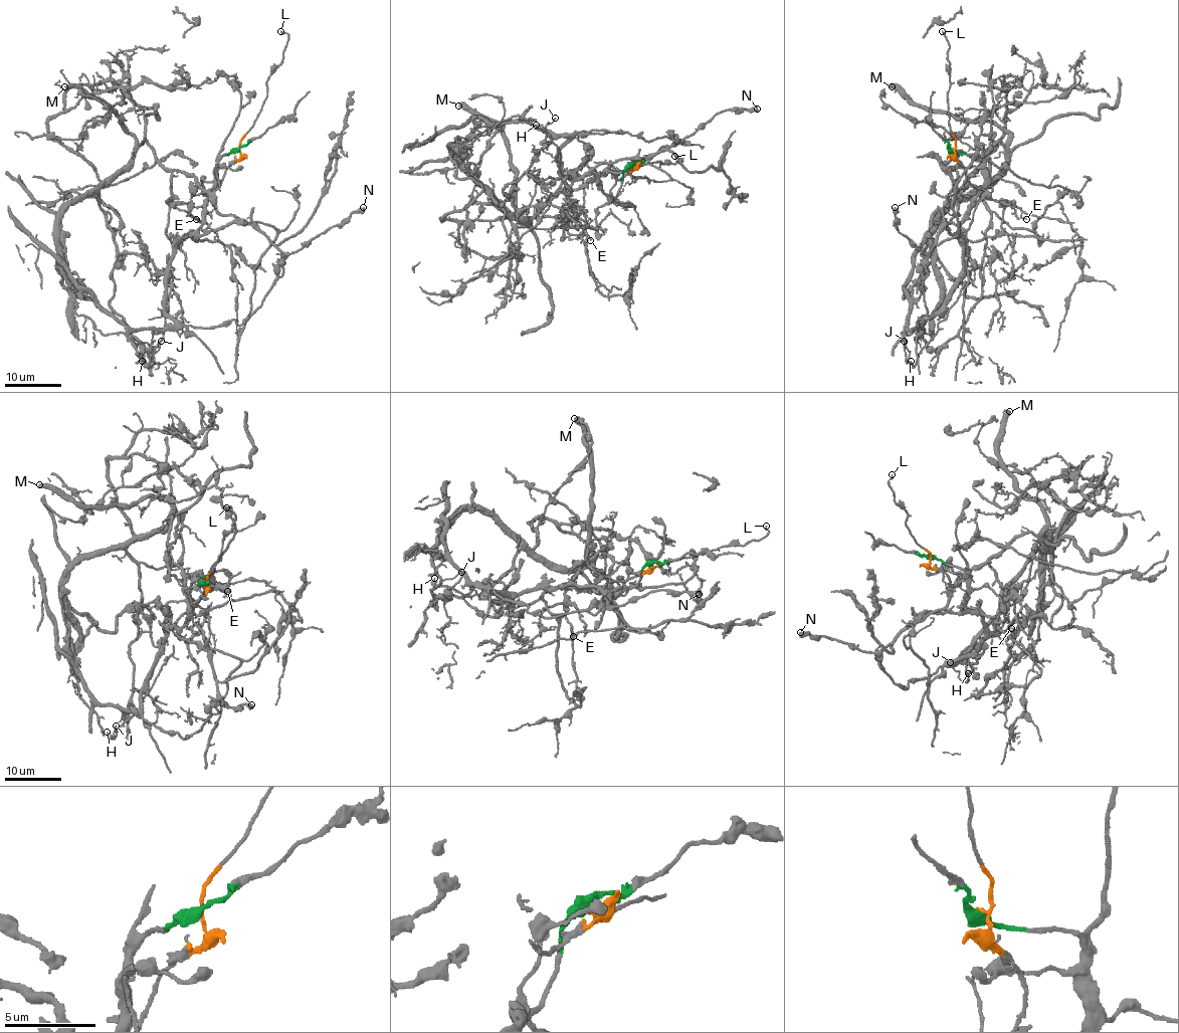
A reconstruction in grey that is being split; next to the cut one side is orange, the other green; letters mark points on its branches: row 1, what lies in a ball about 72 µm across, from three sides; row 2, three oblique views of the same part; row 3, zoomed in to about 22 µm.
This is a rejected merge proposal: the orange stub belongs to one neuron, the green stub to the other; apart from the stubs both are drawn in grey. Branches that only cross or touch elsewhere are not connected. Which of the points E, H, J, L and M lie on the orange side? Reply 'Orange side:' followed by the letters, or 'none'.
Orange side: E, L, M

